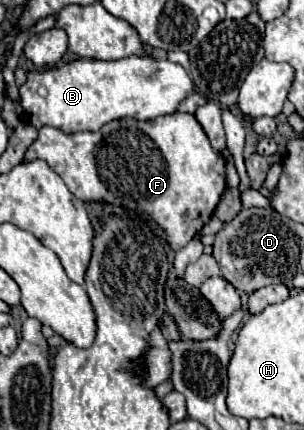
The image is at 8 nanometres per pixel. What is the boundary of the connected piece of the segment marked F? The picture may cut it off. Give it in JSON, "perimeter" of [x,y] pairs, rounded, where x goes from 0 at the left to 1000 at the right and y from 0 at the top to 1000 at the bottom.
{"perimeter":[[[572,260],[500,284],[368,279],[322,307],[211,312],[145,293],[79,372],[132,367],[276,470],[342,465],[500,502],[553,544],[559,572],[592,581],[691,512],[737,437],[737,363],[678,326],[638,265]]]}

